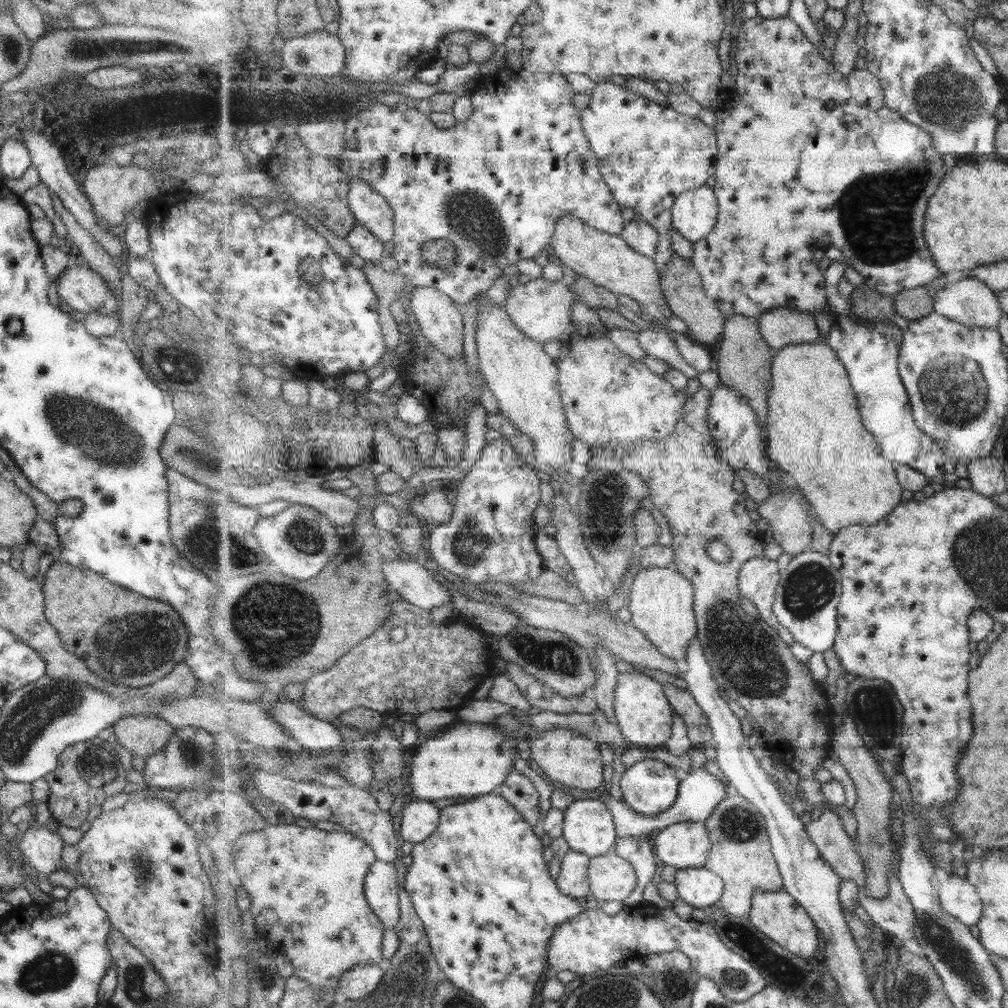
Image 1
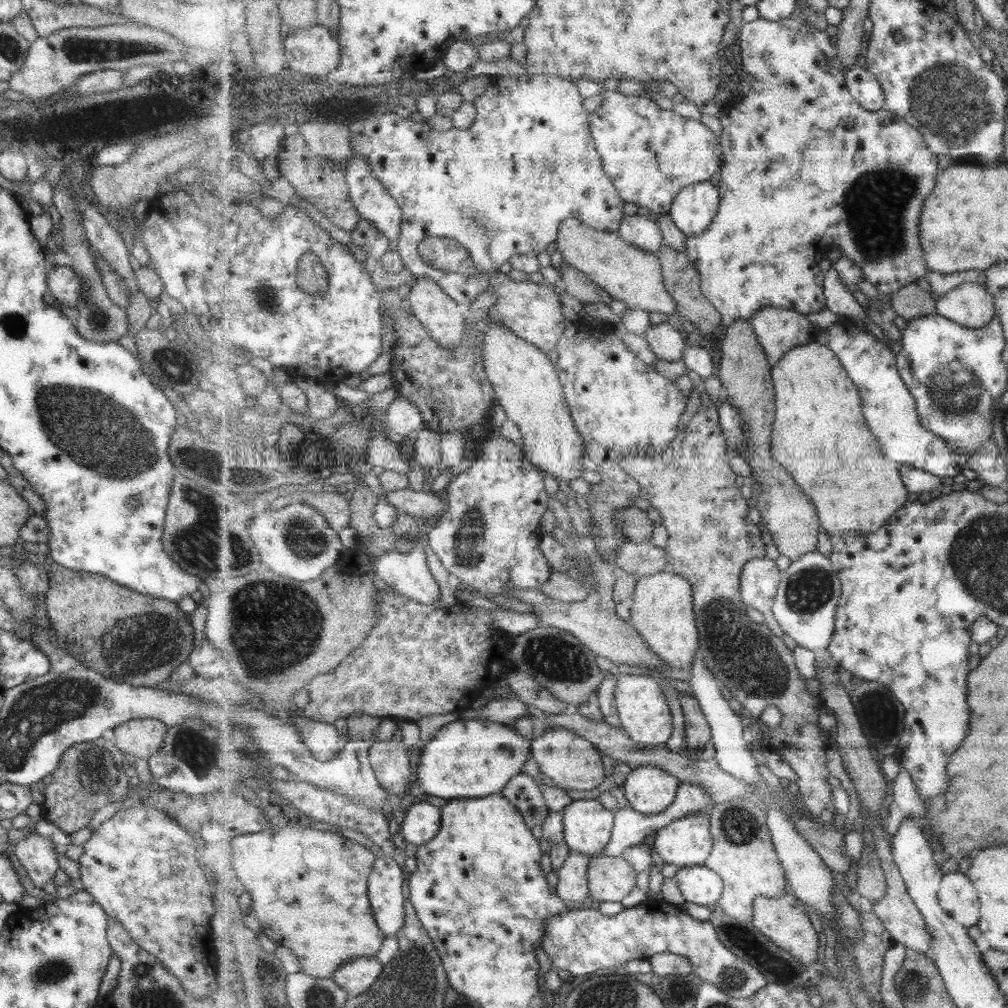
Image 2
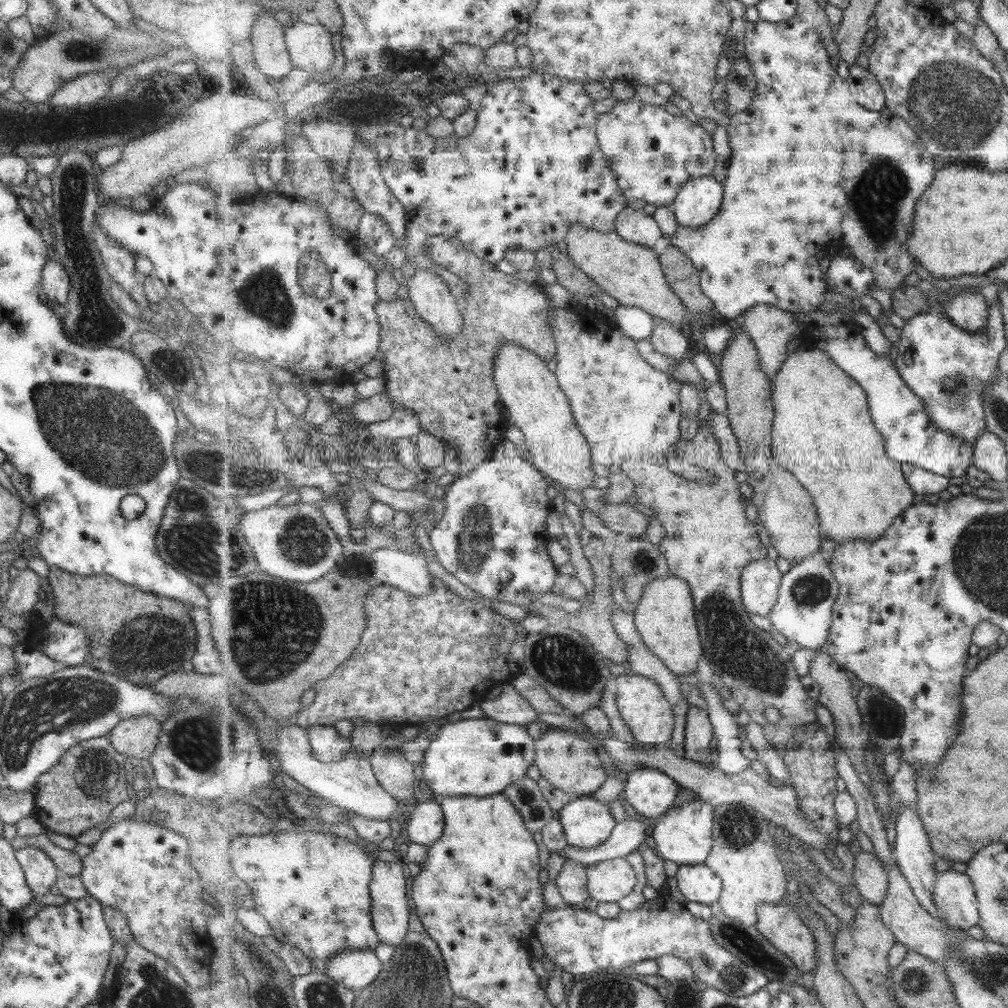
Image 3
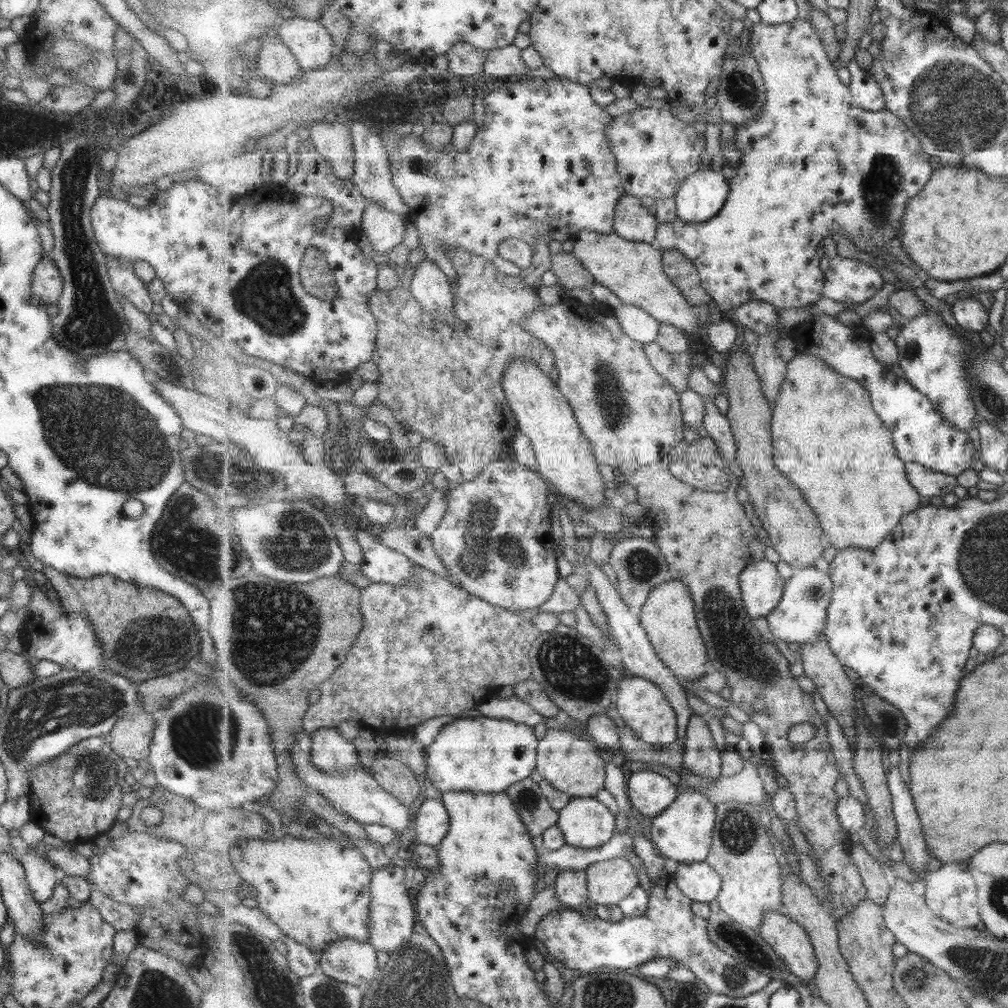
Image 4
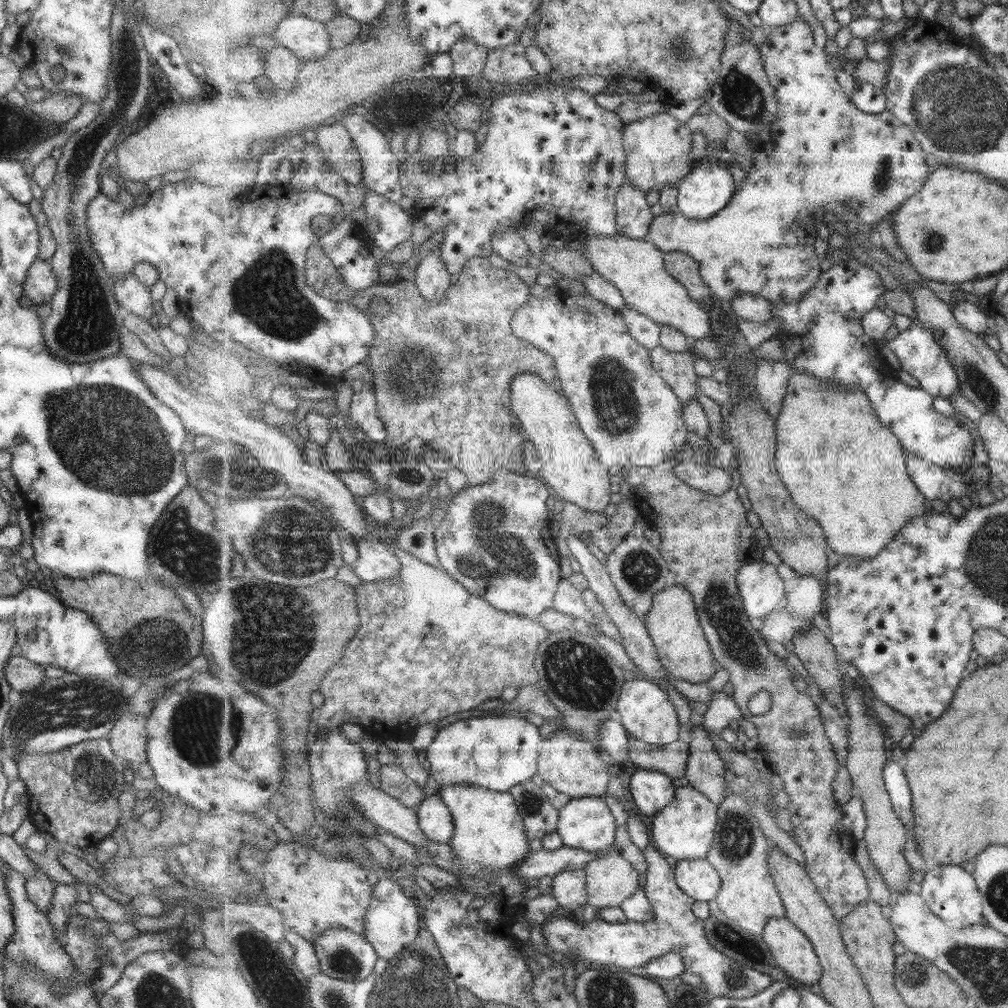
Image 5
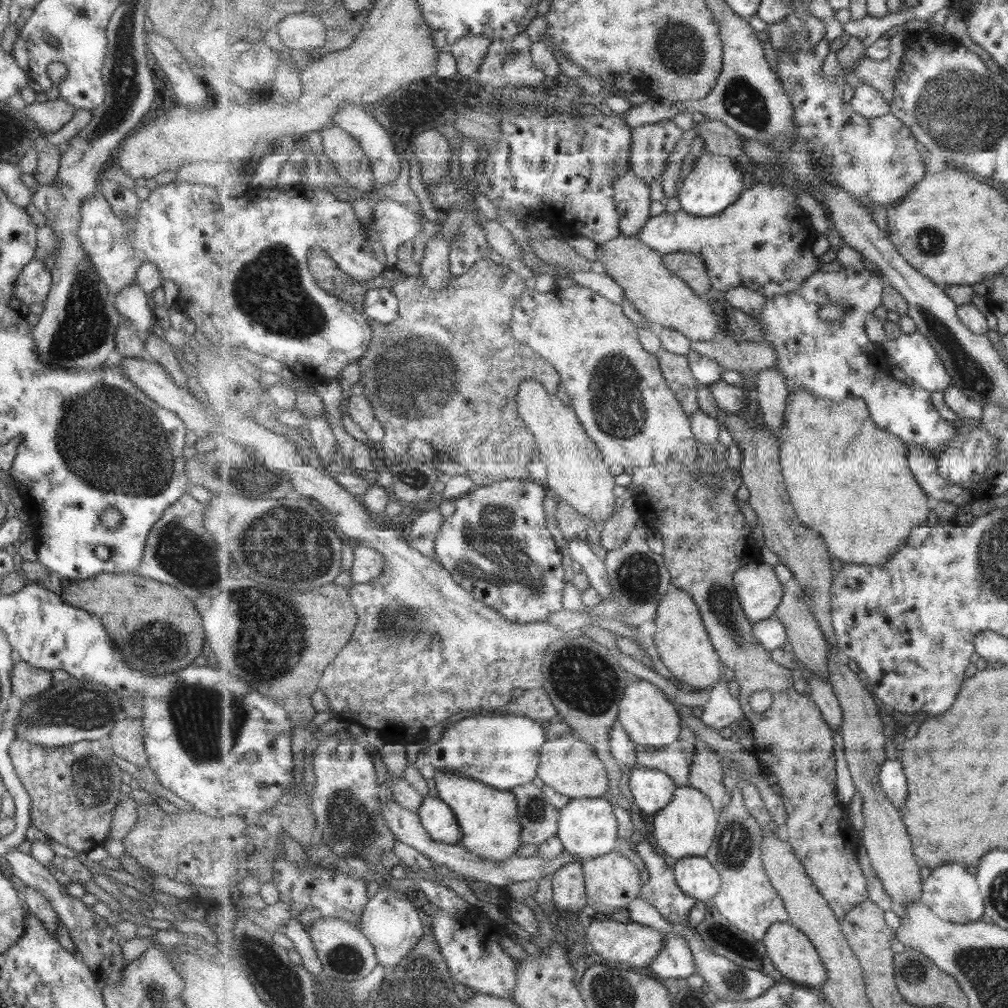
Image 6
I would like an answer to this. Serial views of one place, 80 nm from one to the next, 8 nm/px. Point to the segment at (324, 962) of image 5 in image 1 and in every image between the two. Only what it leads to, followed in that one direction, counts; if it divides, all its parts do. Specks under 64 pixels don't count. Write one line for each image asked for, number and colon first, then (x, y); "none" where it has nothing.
1: (359, 983)
2: (357, 976)
3: (356, 969)
4: (350, 961)

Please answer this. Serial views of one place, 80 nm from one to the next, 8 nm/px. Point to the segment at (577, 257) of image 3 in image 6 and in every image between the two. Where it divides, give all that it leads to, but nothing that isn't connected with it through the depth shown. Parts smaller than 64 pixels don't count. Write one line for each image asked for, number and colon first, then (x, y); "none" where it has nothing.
4: (633, 271)
5: (636, 268)
6: (664, 297)

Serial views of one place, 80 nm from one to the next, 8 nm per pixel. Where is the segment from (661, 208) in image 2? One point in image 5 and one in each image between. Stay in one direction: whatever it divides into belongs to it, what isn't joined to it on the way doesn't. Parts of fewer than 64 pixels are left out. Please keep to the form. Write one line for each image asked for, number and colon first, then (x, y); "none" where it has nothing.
3: (653, 153)
4: (656, 151)
5: (658, 147)

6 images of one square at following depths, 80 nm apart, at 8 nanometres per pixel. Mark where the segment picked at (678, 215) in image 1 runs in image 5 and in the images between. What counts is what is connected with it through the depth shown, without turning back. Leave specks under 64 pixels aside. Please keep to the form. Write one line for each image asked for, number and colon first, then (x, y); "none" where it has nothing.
2: (696, 207)
3: (699, 201)
4: (702, 196)
5: (708, 188)

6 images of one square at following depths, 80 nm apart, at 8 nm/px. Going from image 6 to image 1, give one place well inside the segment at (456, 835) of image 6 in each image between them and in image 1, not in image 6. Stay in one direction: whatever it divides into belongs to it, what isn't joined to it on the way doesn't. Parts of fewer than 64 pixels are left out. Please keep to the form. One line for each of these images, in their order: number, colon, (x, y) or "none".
1: (418, 820)
2: (420, 823)
3: (427, 823)
4: (432, 822)
5: (437, 821)

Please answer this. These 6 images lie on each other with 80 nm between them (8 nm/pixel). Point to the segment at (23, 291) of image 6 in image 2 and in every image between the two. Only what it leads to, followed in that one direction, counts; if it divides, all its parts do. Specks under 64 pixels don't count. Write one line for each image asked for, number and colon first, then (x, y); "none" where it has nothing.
2: (65, 286)
3: (55, 284)
4: (47, 284)
5: (40, 284)

